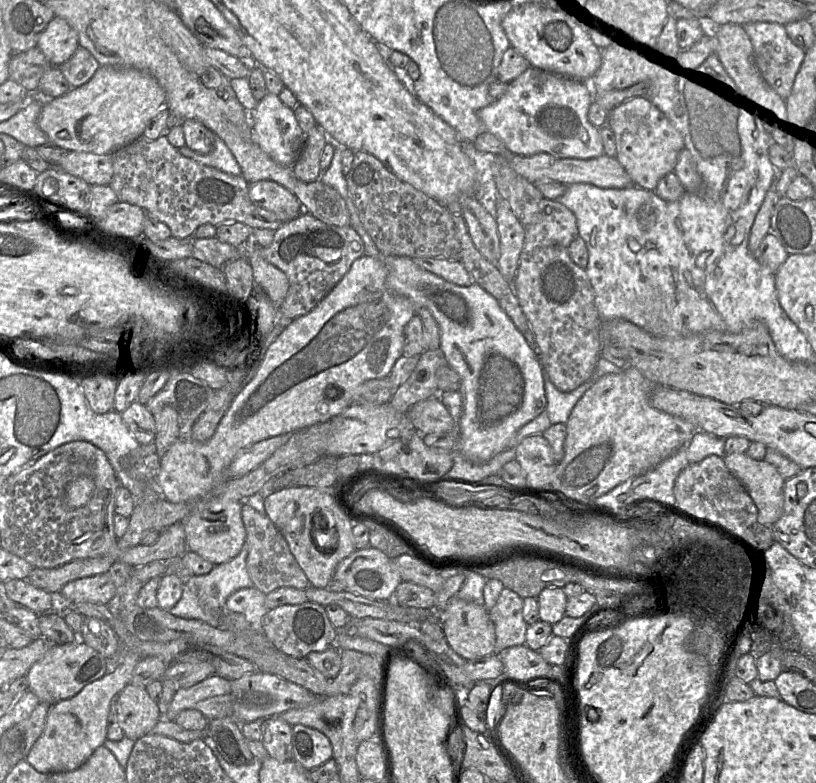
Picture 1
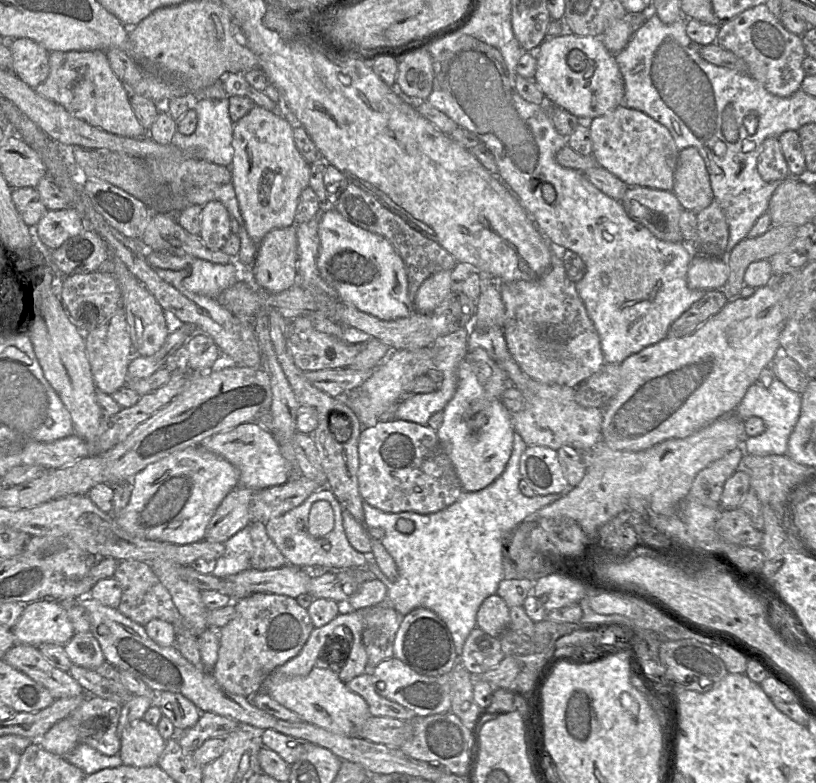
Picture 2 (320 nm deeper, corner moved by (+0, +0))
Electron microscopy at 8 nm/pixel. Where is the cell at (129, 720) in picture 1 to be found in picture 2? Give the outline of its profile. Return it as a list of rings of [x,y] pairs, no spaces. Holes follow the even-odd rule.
[[[139,719],[127,726],[120,735],[122,763],[134,767],[155,766],[165,749],[166,740],[157,726]]]

